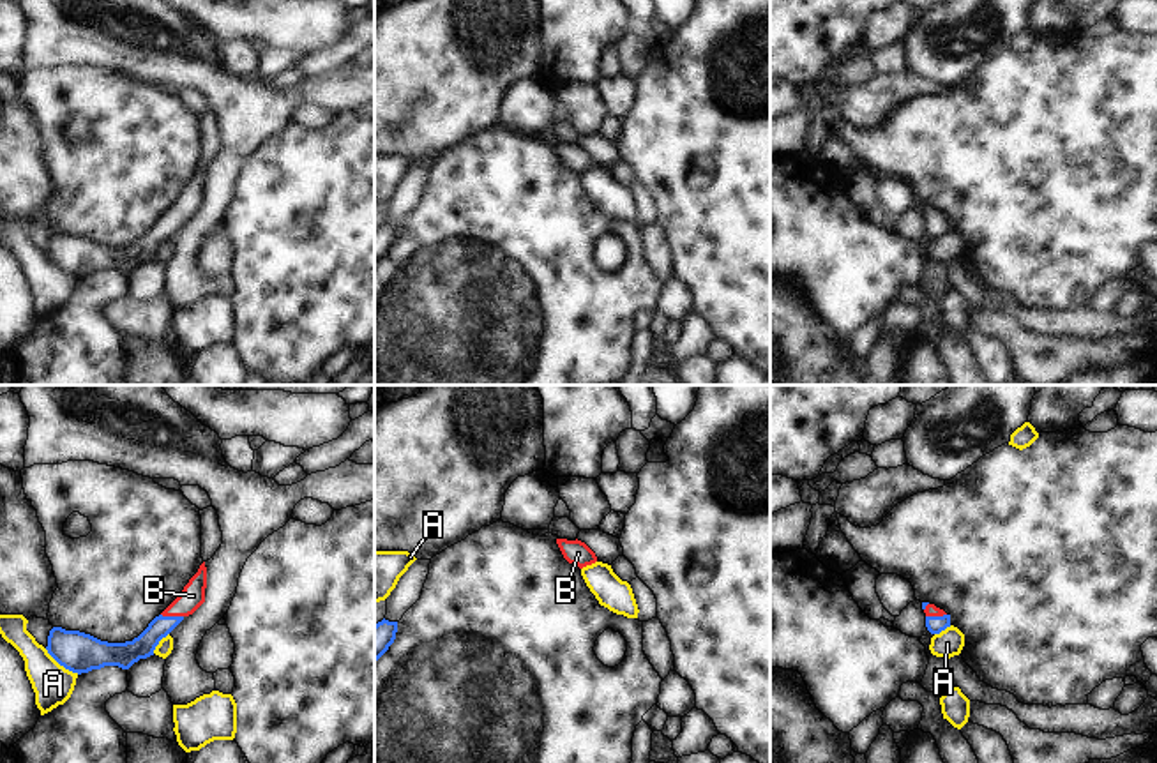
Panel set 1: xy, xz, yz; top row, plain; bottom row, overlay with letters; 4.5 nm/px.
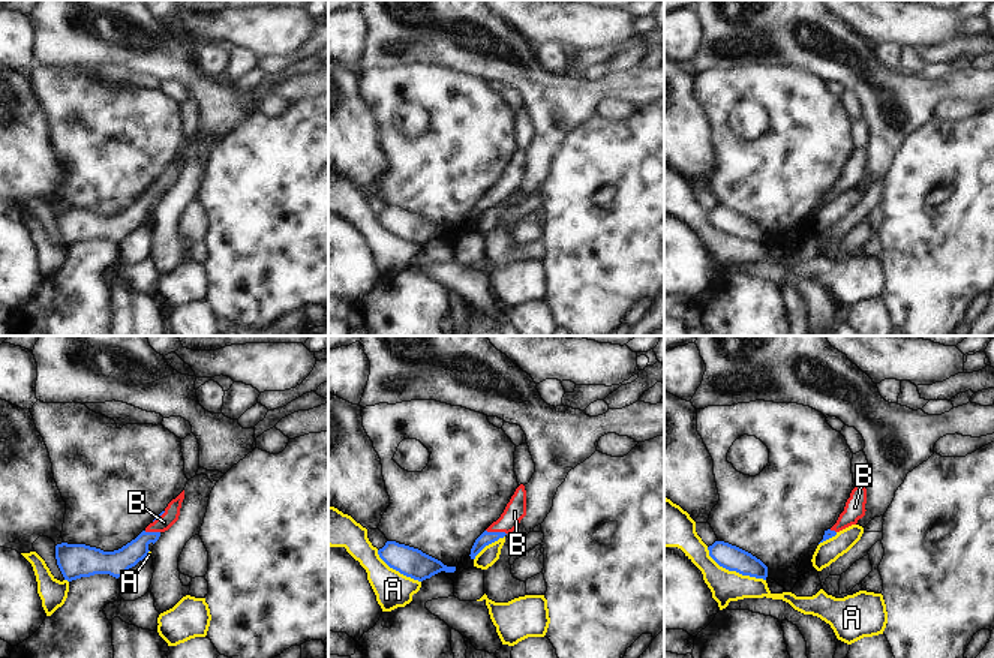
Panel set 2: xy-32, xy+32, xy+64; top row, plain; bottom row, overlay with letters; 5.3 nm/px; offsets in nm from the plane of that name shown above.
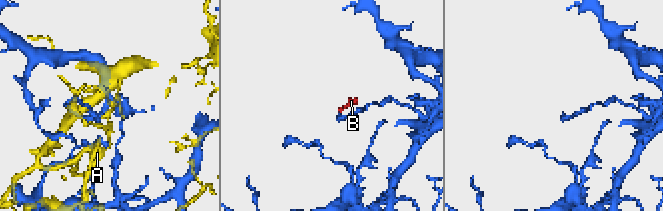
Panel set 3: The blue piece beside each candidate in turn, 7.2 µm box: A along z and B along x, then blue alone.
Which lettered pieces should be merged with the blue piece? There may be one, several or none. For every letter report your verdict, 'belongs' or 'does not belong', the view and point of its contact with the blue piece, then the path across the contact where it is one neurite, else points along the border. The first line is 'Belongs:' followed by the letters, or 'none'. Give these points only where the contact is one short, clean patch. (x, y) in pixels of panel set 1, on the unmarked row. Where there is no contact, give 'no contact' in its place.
Belongs: B
A: does not belong; meets blue in xy at (62, 269)
B: belongs; meets blue in xy at (172, 221); runs through xy (142, 251), (172, 221), (193, 200)

